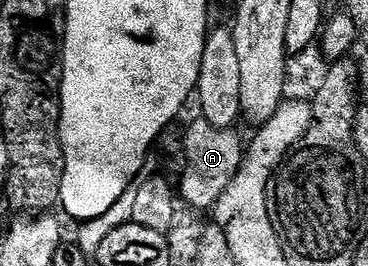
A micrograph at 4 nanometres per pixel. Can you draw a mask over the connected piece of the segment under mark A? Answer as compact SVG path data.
M196 119L191 126L186 126L183 139L185 160L181 166L181 173L183 173L181 197L195 209L214 210L221 195L225 195L225 187L233 183L237 171L243 165L245 141L242 141L235 132L234 128L218 129L202 119Z

